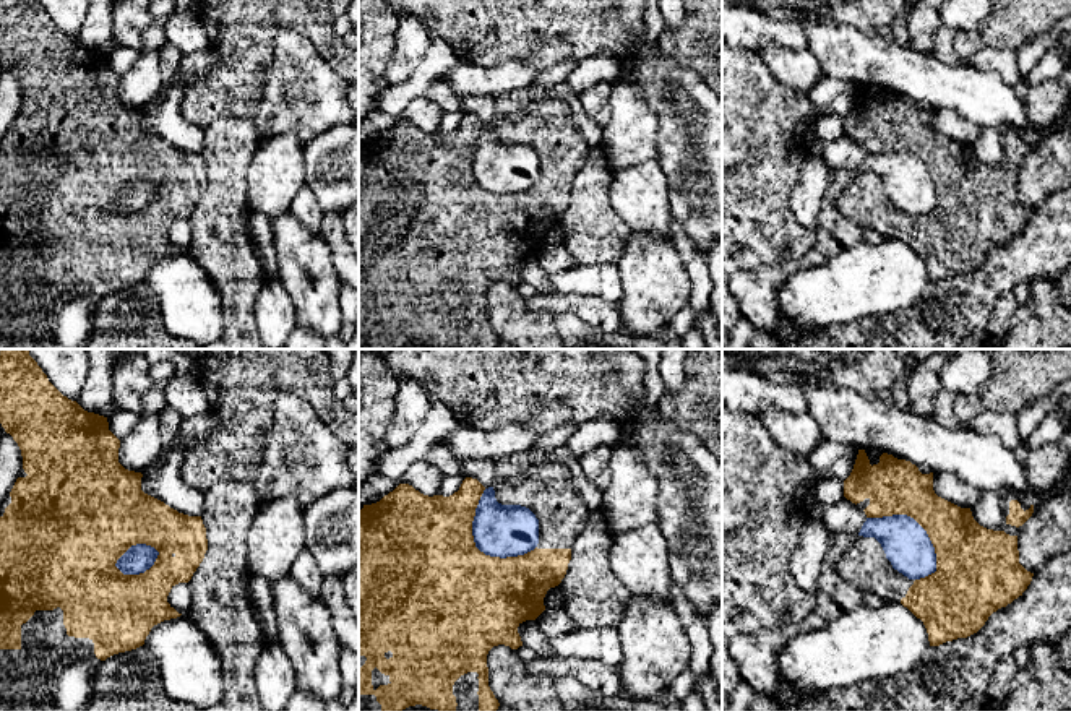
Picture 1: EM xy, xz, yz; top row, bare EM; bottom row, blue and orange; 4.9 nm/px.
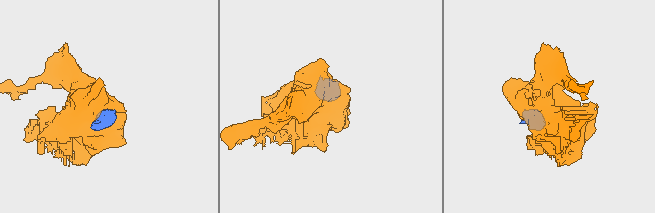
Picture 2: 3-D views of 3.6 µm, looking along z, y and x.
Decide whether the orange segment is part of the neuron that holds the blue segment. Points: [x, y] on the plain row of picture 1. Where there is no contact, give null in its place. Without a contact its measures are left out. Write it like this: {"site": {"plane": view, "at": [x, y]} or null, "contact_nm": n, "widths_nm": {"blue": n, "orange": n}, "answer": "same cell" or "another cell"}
{"site": {"plane": "yz", "at": [916, 158]}, "contact_nm": 440, "widths_nm": {"blue": 220, "orange": 280}, "answer": "another cell"}

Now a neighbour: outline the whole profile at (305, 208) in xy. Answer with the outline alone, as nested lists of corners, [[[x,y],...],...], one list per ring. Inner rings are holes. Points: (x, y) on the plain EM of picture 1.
[[[303,185],[297,192],[297,195],[295,195],[289,211],[308,231],[320,232],[320,229],[321,229],[321,218],[323,218],[325,213],[320,208],[313,192],[307,185]]]

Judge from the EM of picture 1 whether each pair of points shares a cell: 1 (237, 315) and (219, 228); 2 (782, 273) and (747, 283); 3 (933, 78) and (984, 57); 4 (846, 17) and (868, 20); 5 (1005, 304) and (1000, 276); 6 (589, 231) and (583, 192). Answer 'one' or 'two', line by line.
1: one
2: one
3: two
4: one
5: two
6: one

